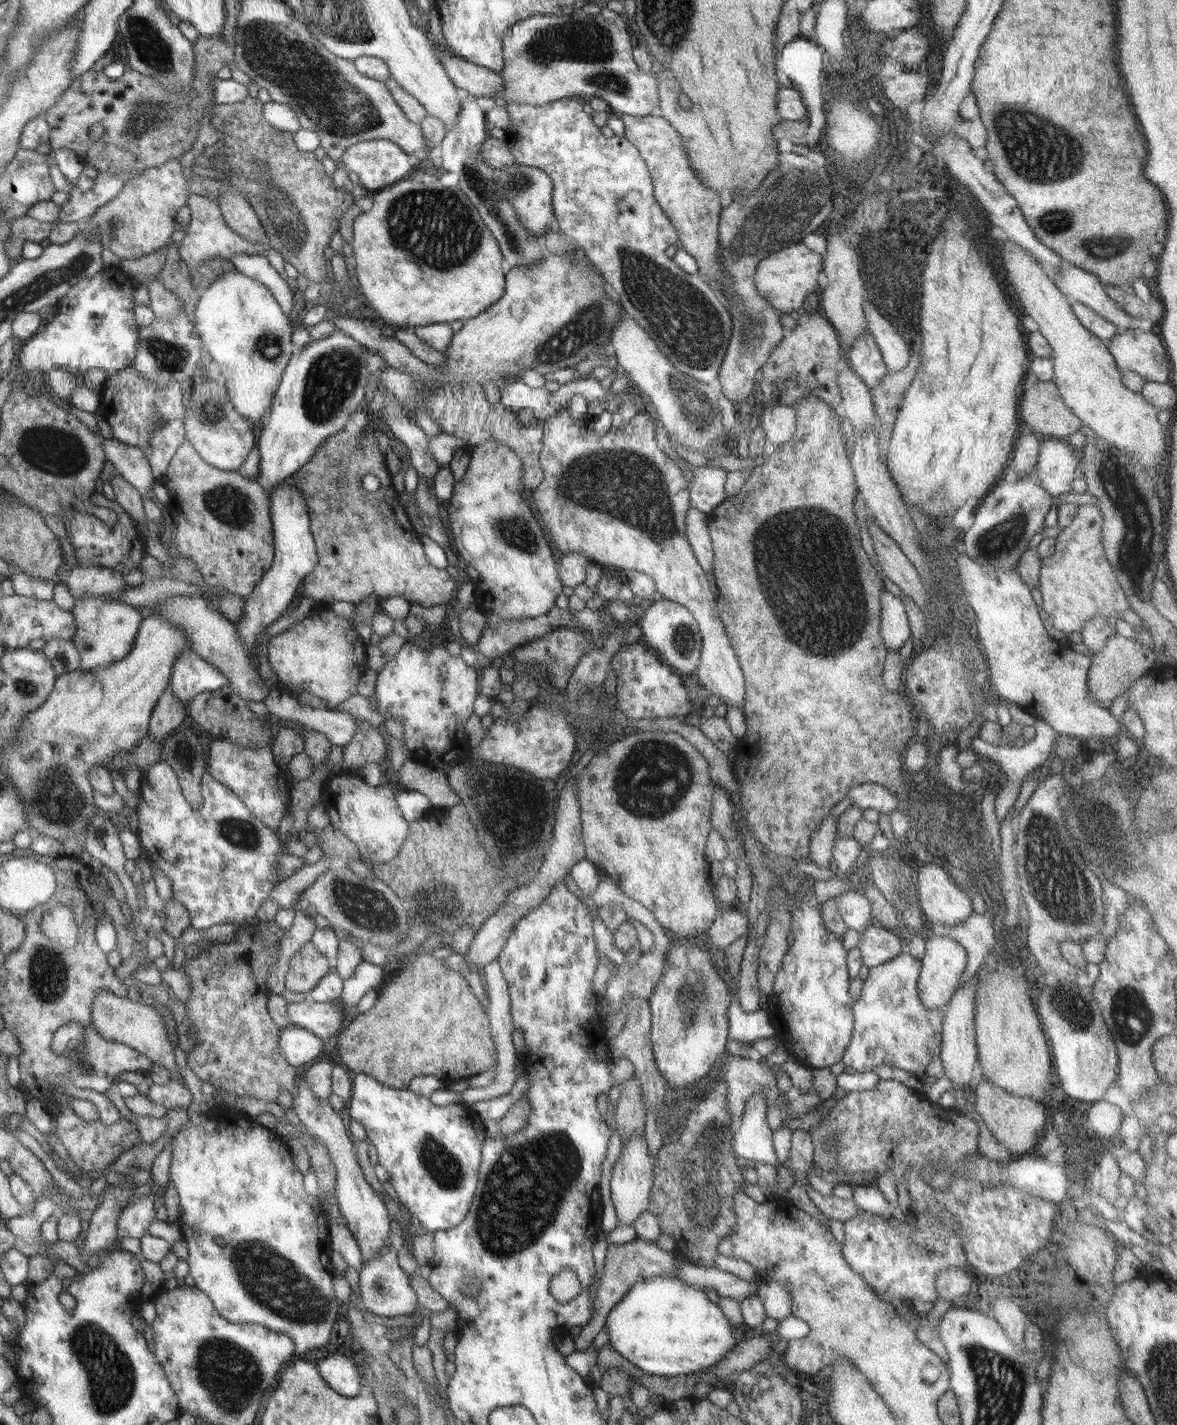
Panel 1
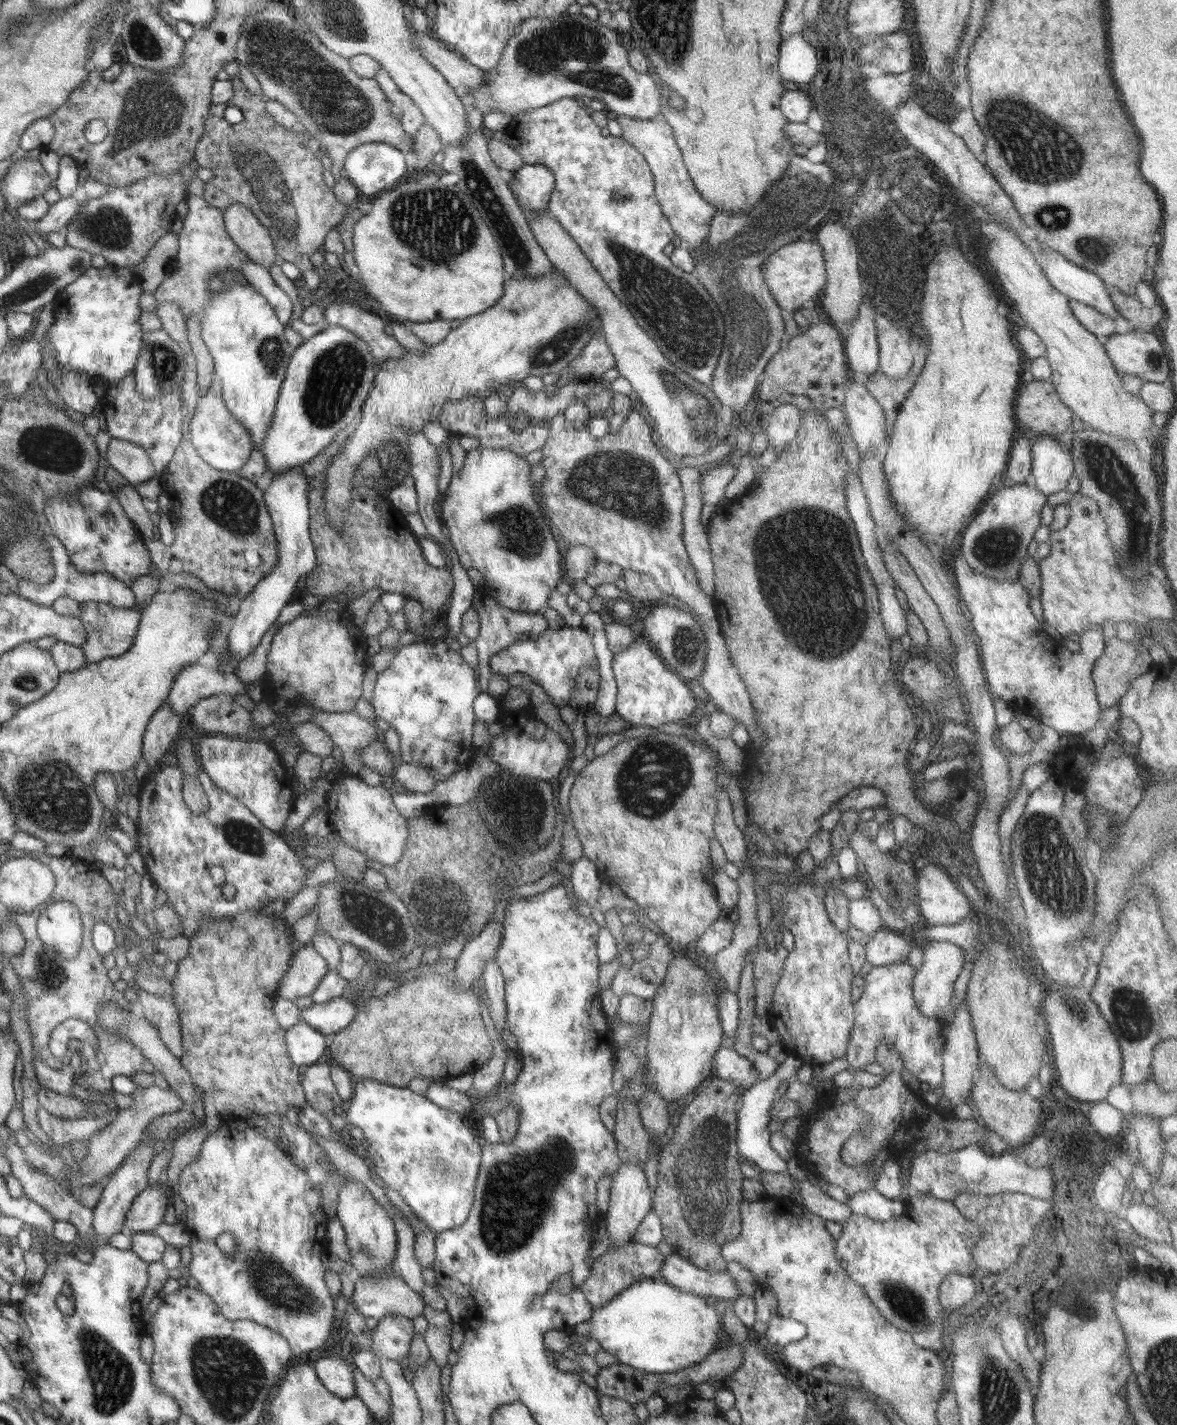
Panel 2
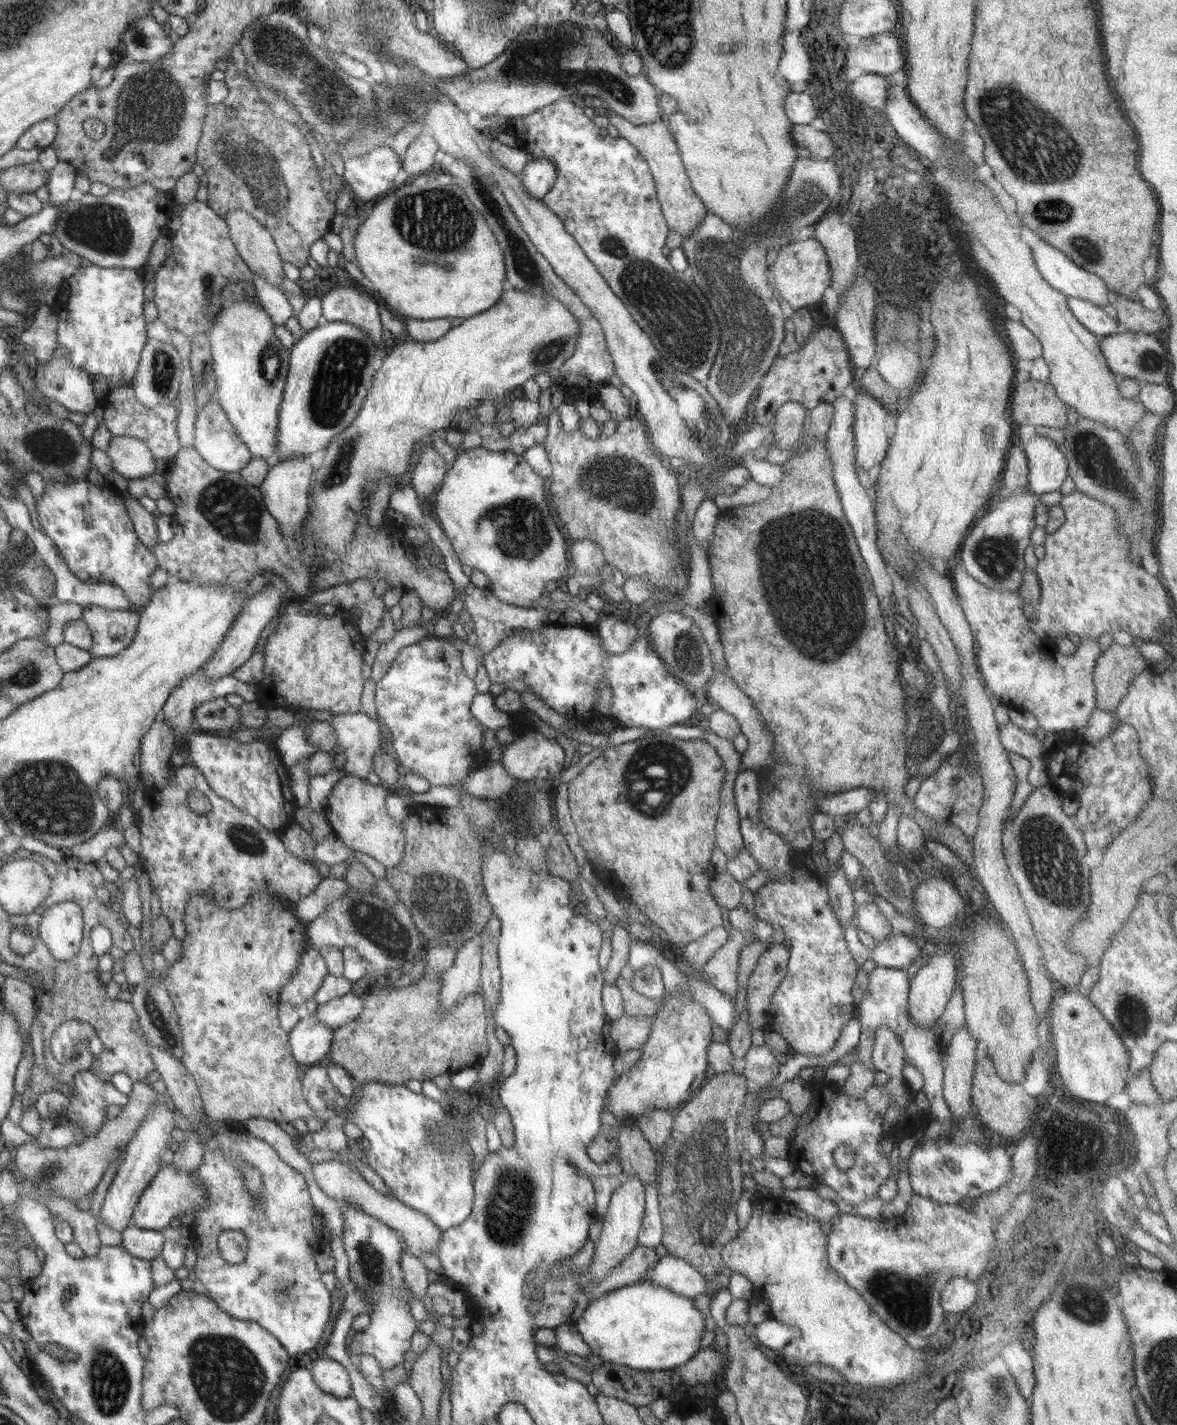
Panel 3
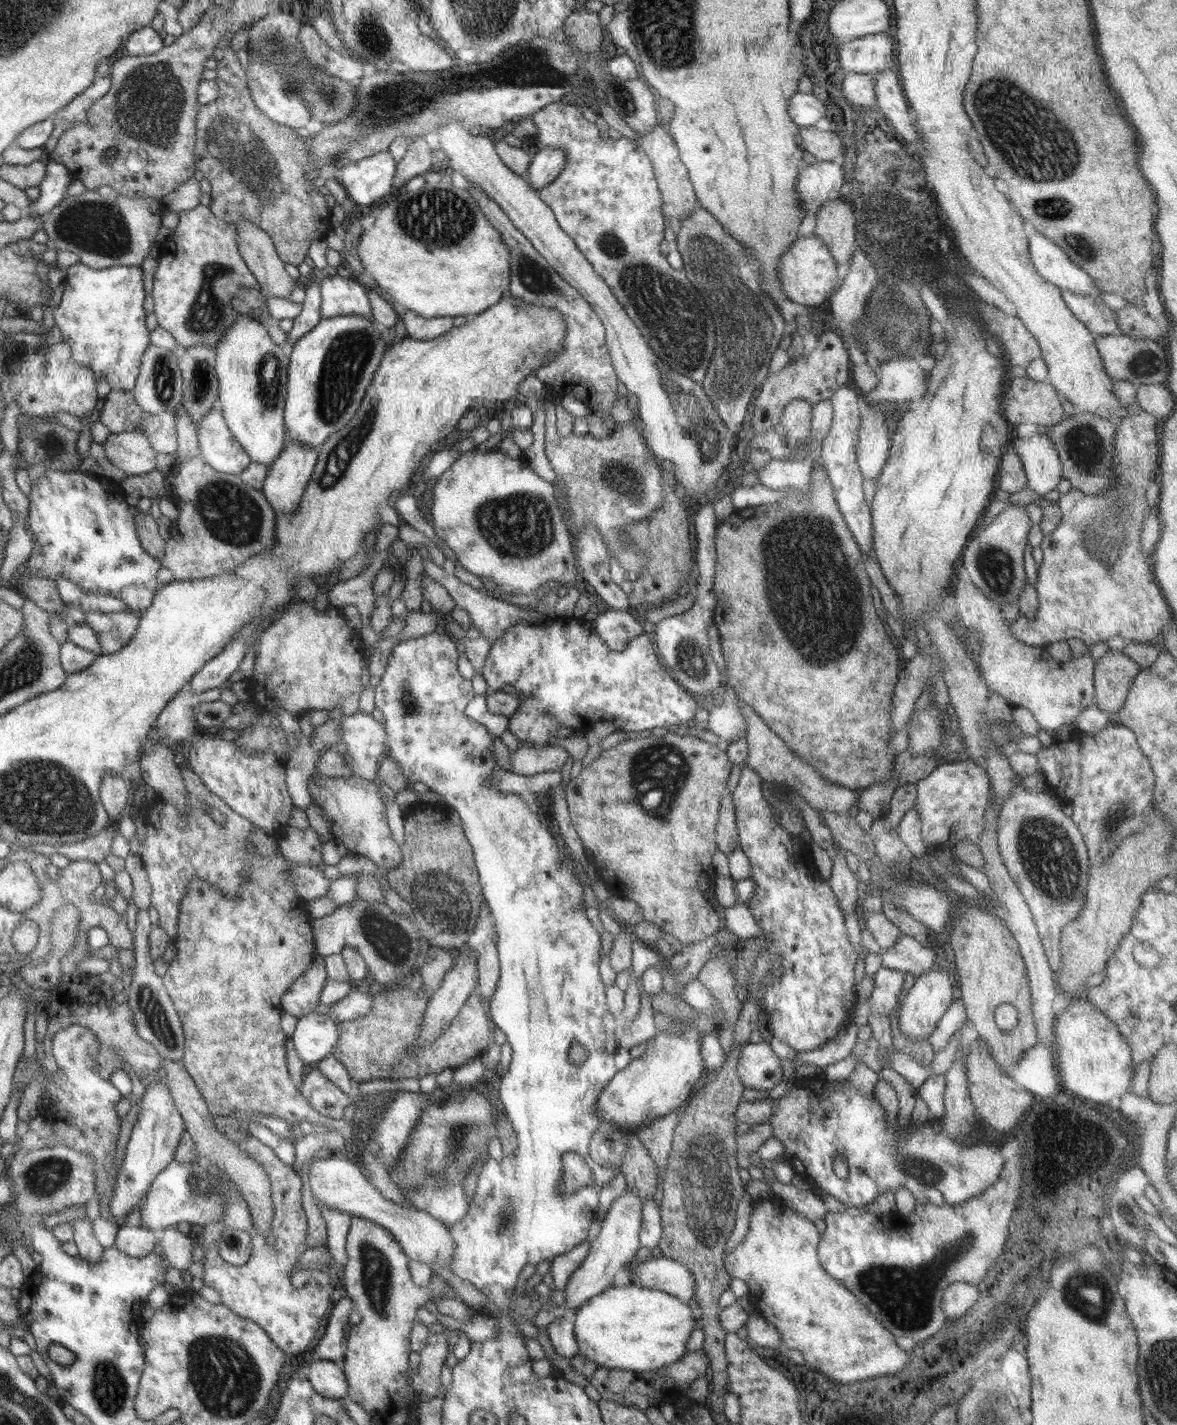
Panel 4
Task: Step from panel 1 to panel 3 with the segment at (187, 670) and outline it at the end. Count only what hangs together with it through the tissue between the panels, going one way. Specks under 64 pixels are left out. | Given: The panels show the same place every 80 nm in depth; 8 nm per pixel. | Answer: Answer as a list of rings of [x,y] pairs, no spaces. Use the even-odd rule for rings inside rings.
[[[199,668],[193,676],[186,678],[178,689],[174,689],[174,693],[168,698],[164,710],[162,711],[164,713],[164,720],[169,723],[178,736],[186,736],[186,734],[190,734],[190,732],[196,732],[192,730],[192,722],[194,722],[195,719],[192,718],[192,716],[195,716],[194,708],[198,708],[198,706],[204,702],[225,697],[227,694],[238,694],[245,702],[258,700],[256,683],[237,680],[232,674],[227,674],[222,678],[208,678],[205,676],[203,670],[204,668]]]

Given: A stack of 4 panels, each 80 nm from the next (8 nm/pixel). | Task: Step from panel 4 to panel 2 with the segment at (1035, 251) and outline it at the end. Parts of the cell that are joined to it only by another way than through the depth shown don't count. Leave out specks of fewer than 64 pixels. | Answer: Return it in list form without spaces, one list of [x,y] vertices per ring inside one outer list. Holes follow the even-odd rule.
[[[1050,248],[1038,252],[1036,255],[1038,254],[1044,256],[1043,264],[1049,269],[1047,274],[1050,284],[1058,292],[1064,293],[1069,299],[1093,306],[1114,320],[1118,320],[1122,316],[1112,302],[1110,288],[1096,273],[1080,268]]]

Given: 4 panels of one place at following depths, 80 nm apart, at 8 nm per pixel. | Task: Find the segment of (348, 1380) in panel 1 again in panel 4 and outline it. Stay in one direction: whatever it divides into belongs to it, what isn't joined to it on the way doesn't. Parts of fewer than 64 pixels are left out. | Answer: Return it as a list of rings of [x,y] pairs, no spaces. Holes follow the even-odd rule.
[[[329,1359],[308,1360],[306,1375],[318,1394],[326,1398],[343,1399],[349,1392],[349,1381],[343,1367]]]

